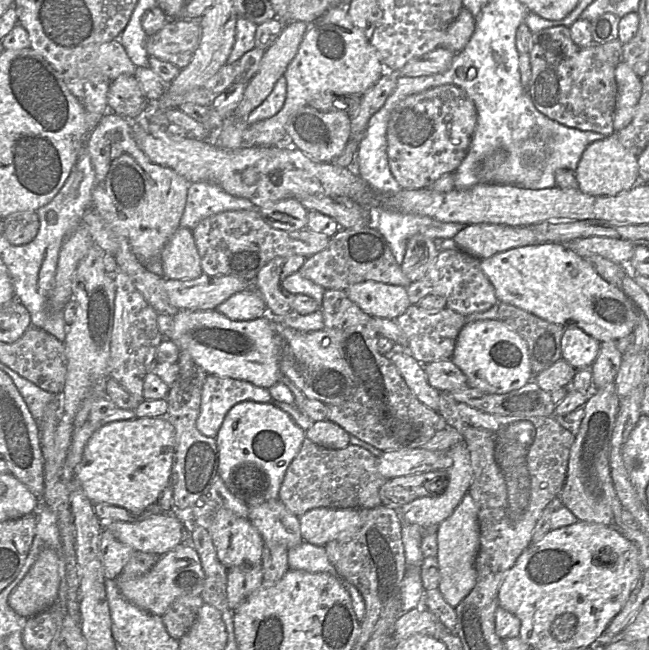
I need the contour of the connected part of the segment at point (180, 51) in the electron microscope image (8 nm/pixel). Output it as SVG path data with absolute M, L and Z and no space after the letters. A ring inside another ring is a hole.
M168 20L161 30L147 36L146 50L149 56L183 69L191 62L200 37L200 20Z

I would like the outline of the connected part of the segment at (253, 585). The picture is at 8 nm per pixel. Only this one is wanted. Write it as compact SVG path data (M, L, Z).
M262 564L234 566L227 569L228 609L236 609L263 583Z

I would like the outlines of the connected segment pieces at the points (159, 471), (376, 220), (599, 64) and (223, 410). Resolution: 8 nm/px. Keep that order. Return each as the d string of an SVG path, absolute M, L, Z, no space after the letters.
M166 417L138 418L110 422L93 432L82 458L74 468L73 479L92 503L107 503L130 511L142 511L157 502L163 489L172 484L175 434Z
M391 210L371 211L369 227L377 229L386 239L399 265L404 260L407 243L417 234L432 240L453 238L465 226L455 222L440 222L428 216L405 214Z
M554 26L532 35L529 53L531 78L527 92L536 109L556 122L605 137L615 133L613 115L617 100L615 67L604 55L601 44L576 45L567 26Z
M208 375L202 387L197 429L205 436L215 437L228 411L244 401L271 403L273 399L266 388L230 377Z

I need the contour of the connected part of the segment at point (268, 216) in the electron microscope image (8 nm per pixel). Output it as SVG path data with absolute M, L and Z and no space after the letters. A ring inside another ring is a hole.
M285 199L260 207L259 214L272 228L283 231L306 229L307 209L294 199Z

